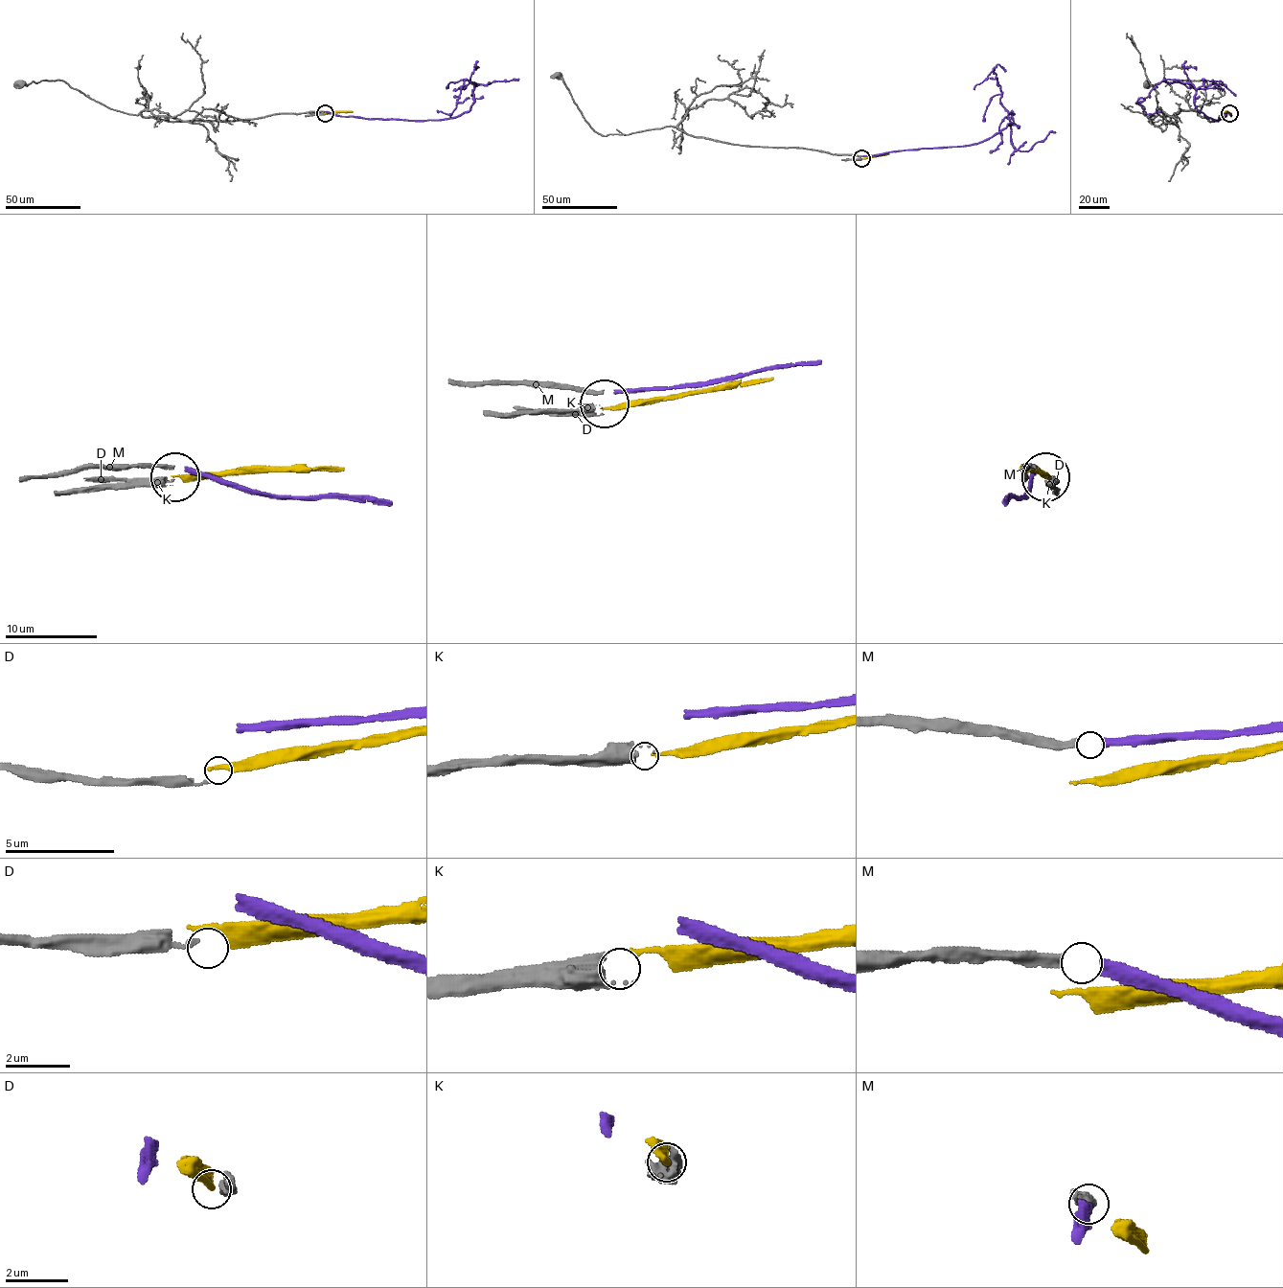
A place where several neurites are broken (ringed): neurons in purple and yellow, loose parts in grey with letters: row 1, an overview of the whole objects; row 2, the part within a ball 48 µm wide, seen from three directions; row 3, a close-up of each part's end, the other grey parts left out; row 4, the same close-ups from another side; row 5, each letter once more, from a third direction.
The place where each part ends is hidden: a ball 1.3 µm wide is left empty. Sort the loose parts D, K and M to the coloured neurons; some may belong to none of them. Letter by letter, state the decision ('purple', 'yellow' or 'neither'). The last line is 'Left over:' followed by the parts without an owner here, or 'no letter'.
D: neither
K: yellow
M: purple
Left over: D

